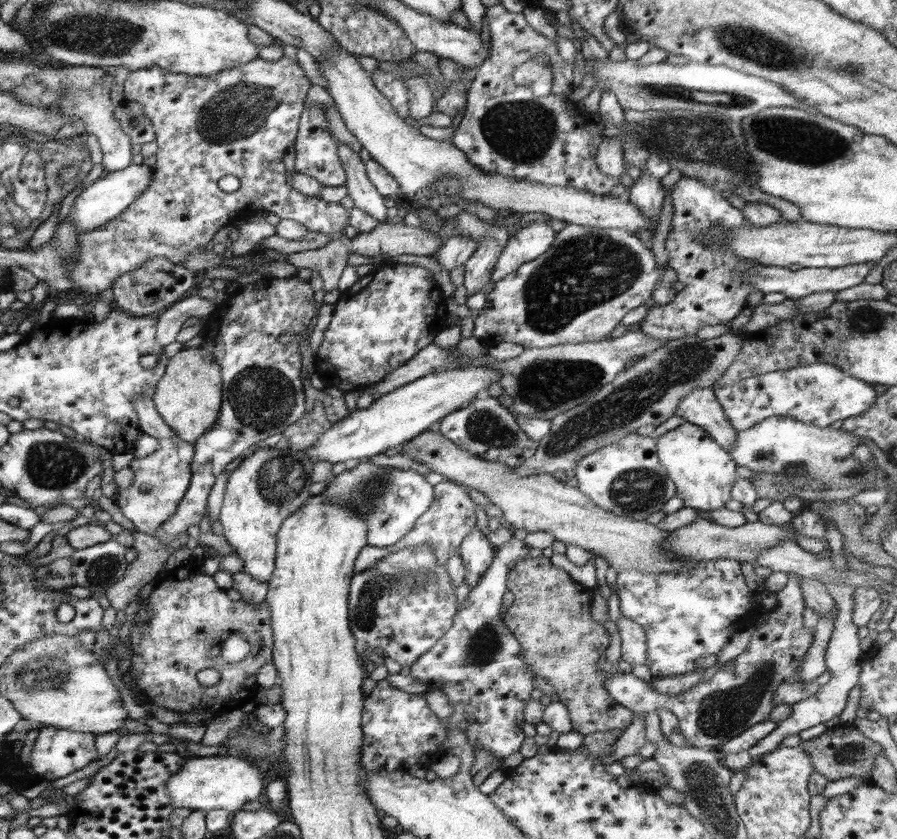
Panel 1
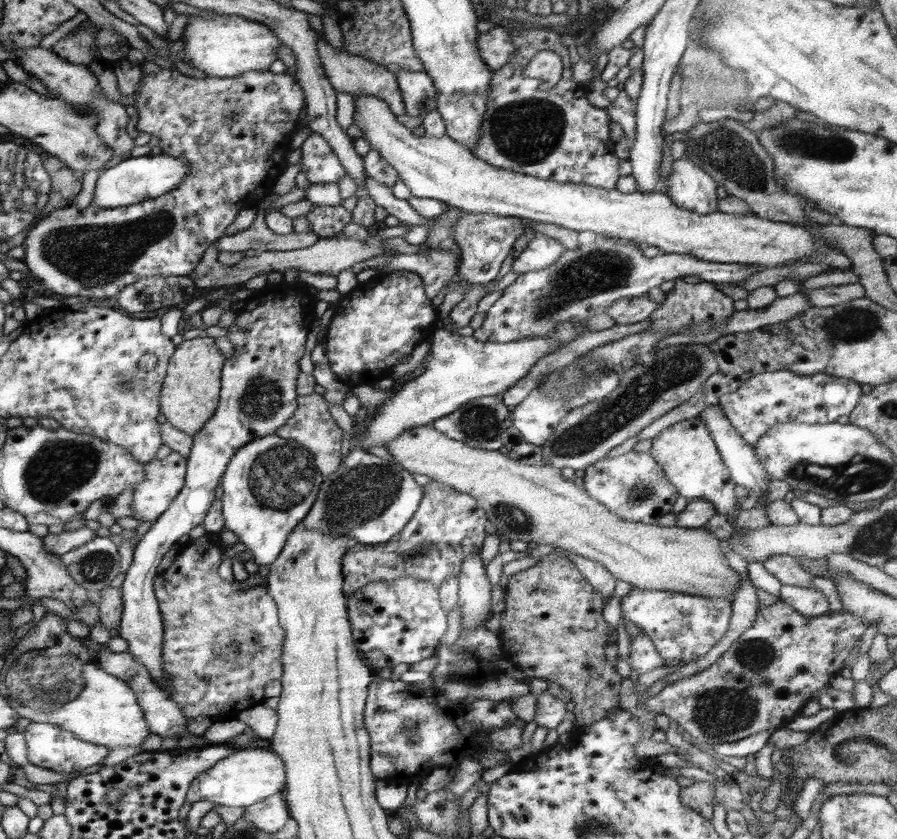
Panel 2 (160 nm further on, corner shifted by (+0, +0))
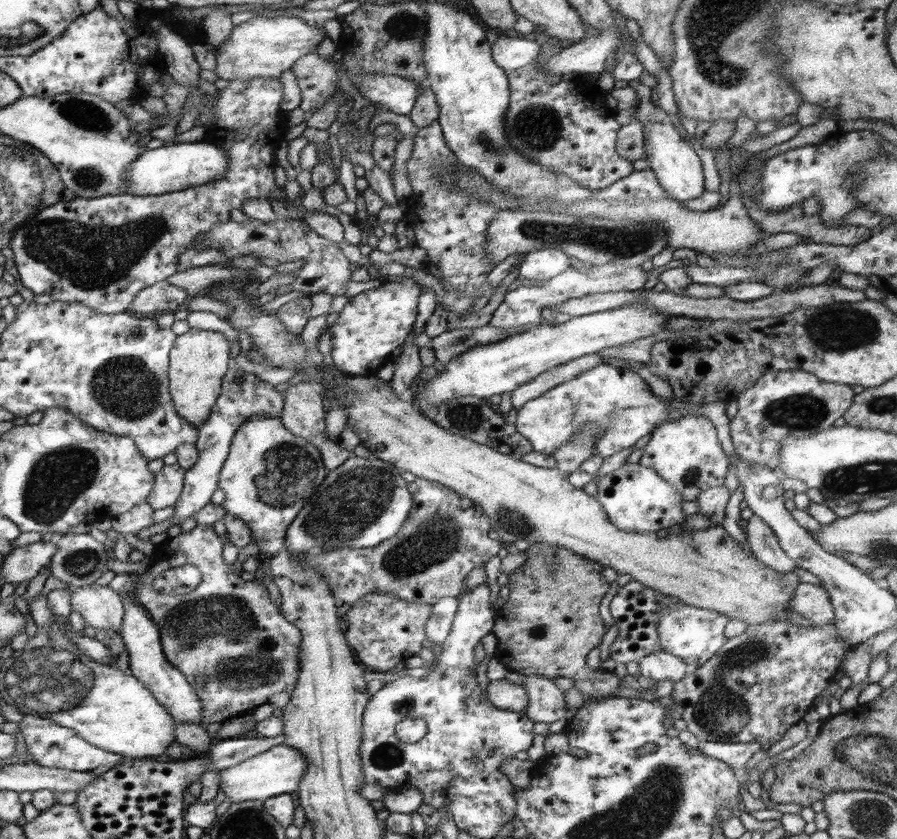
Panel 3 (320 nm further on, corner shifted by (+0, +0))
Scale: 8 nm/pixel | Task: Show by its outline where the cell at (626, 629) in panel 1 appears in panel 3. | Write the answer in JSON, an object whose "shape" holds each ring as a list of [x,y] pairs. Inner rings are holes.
{"shape":[[[657,650],[652,654],[647,654],[638,664],[642,676],[656,681],[666,680],[671,684],[692,674],[698,667],[694,663],[688,664],[684,659],[666,650]]]}

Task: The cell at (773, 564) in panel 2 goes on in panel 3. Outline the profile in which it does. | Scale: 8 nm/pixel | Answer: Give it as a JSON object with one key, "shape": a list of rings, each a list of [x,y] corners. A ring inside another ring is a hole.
{"shape":[[[753,515],[746,524],[747,541],[753,555],[776,572],[788,574],[798,567],[779,545],[774,531],[760,518]]]}

